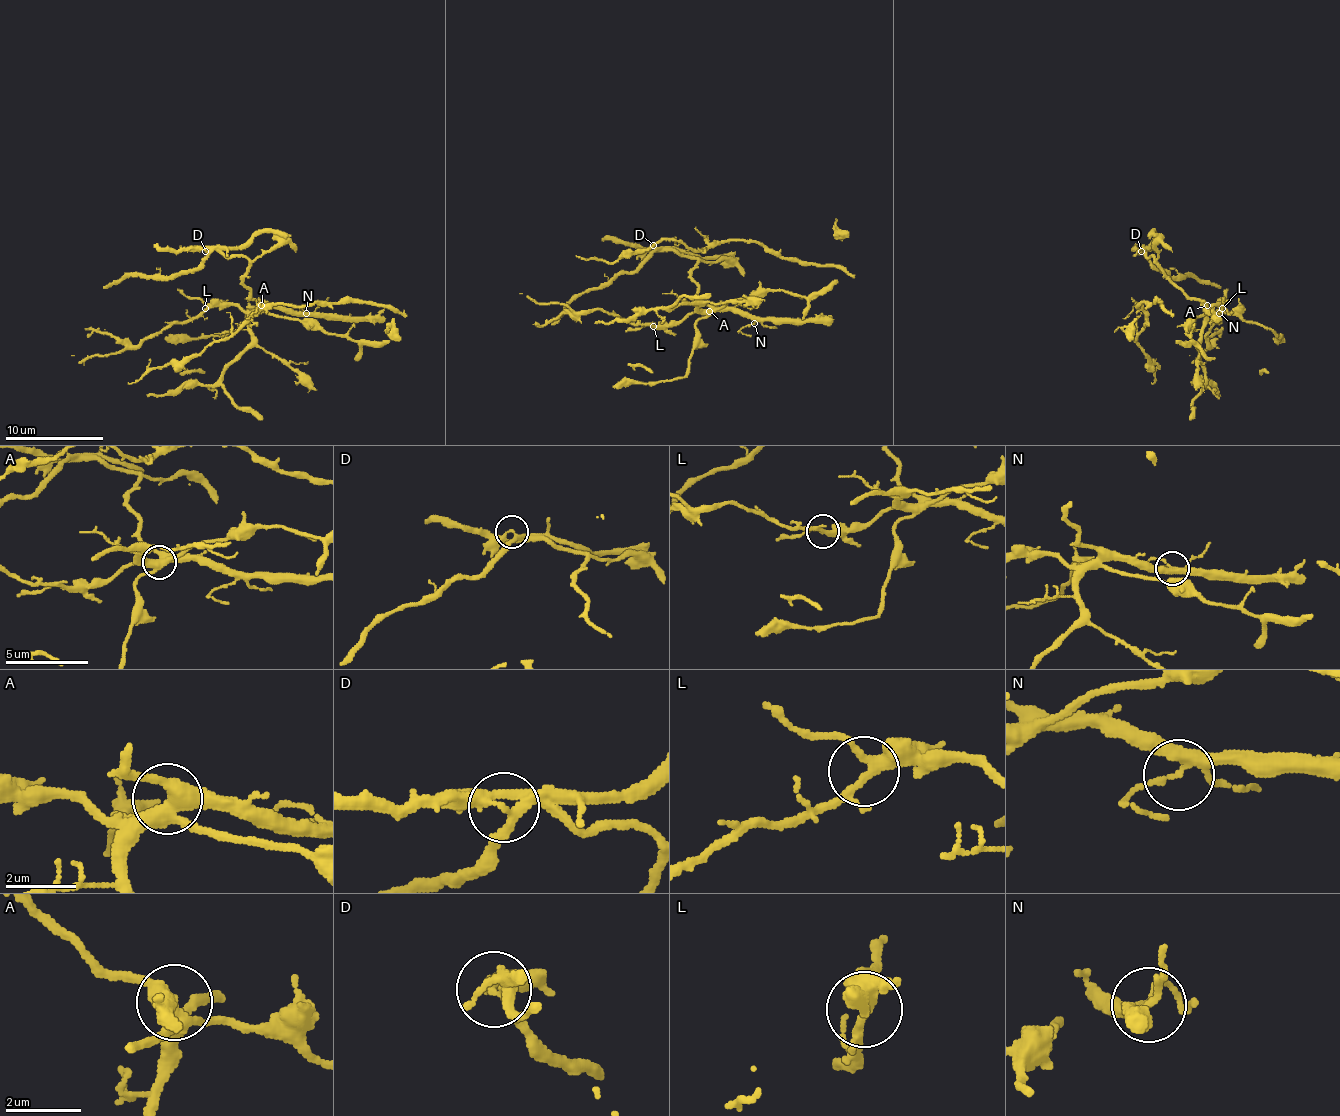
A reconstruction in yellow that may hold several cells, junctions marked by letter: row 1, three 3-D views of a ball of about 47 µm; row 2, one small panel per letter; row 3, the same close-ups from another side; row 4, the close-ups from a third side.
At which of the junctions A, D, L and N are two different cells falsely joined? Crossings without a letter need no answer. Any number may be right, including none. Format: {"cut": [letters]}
{"cut": ["D"]}

